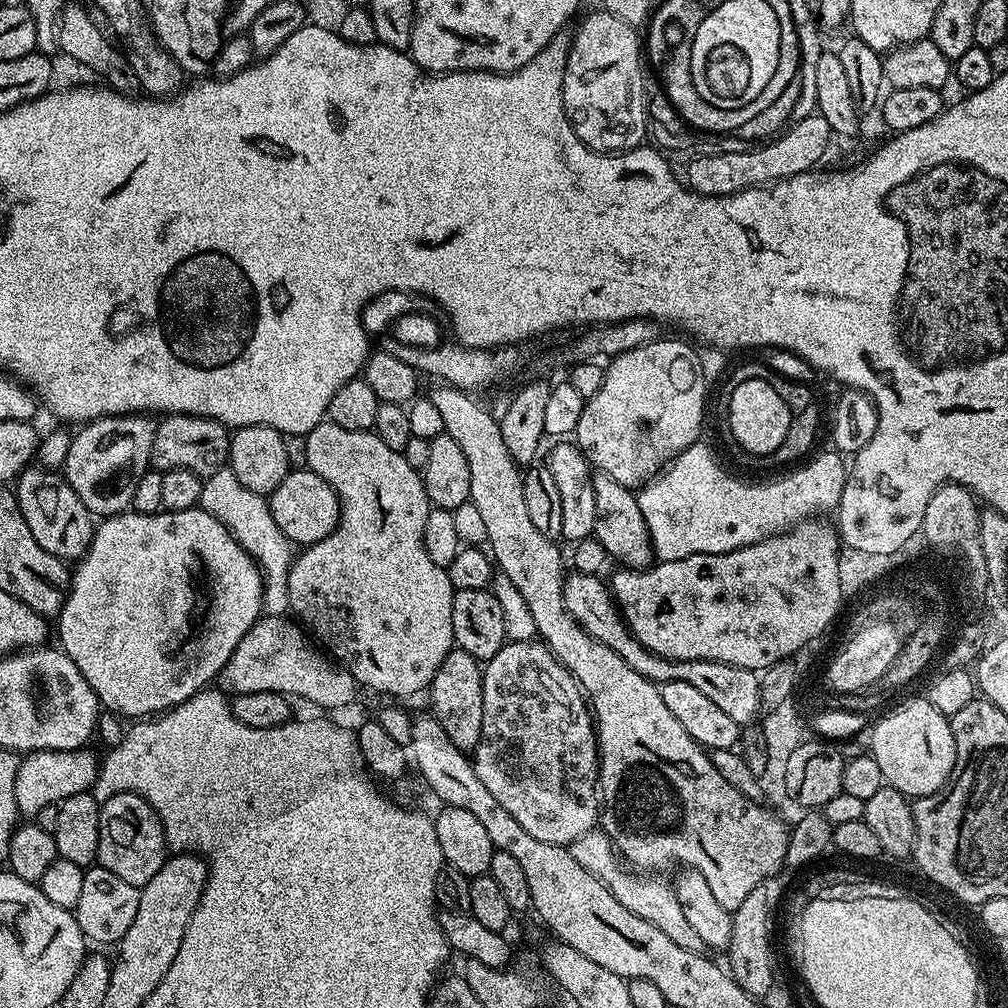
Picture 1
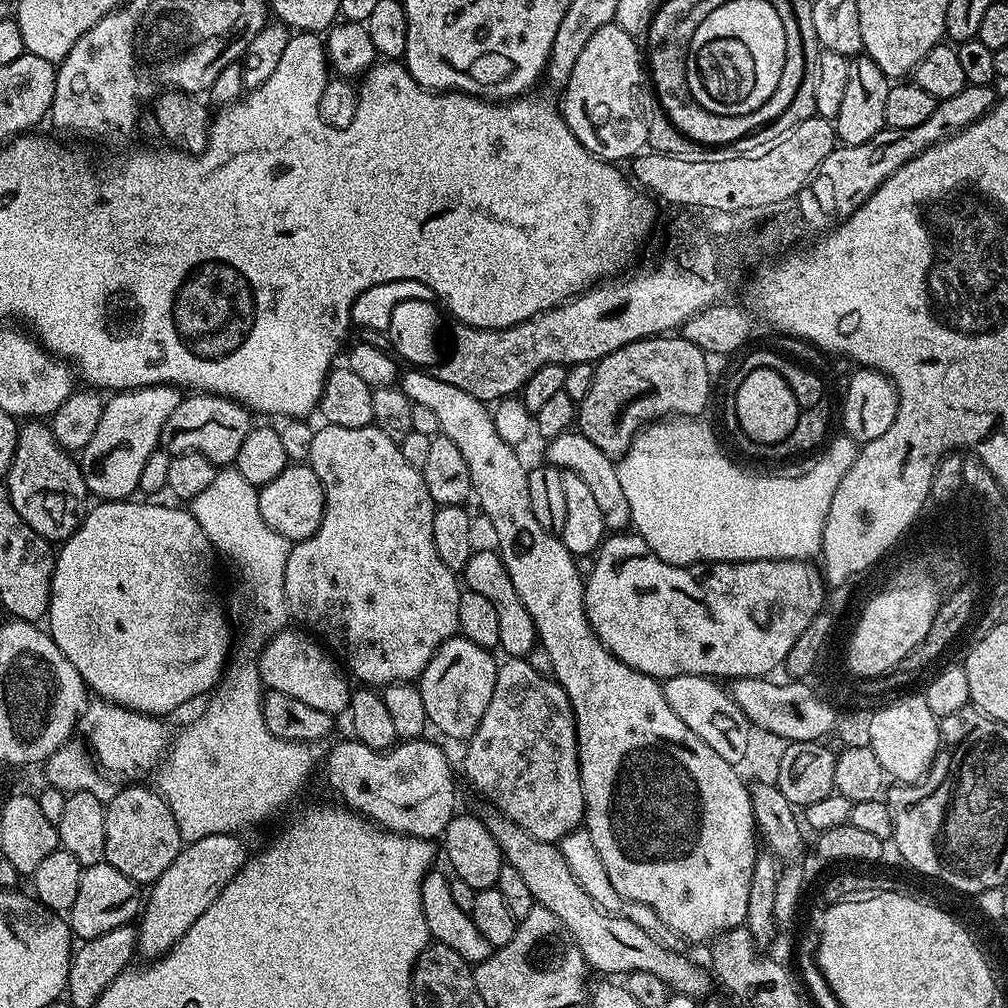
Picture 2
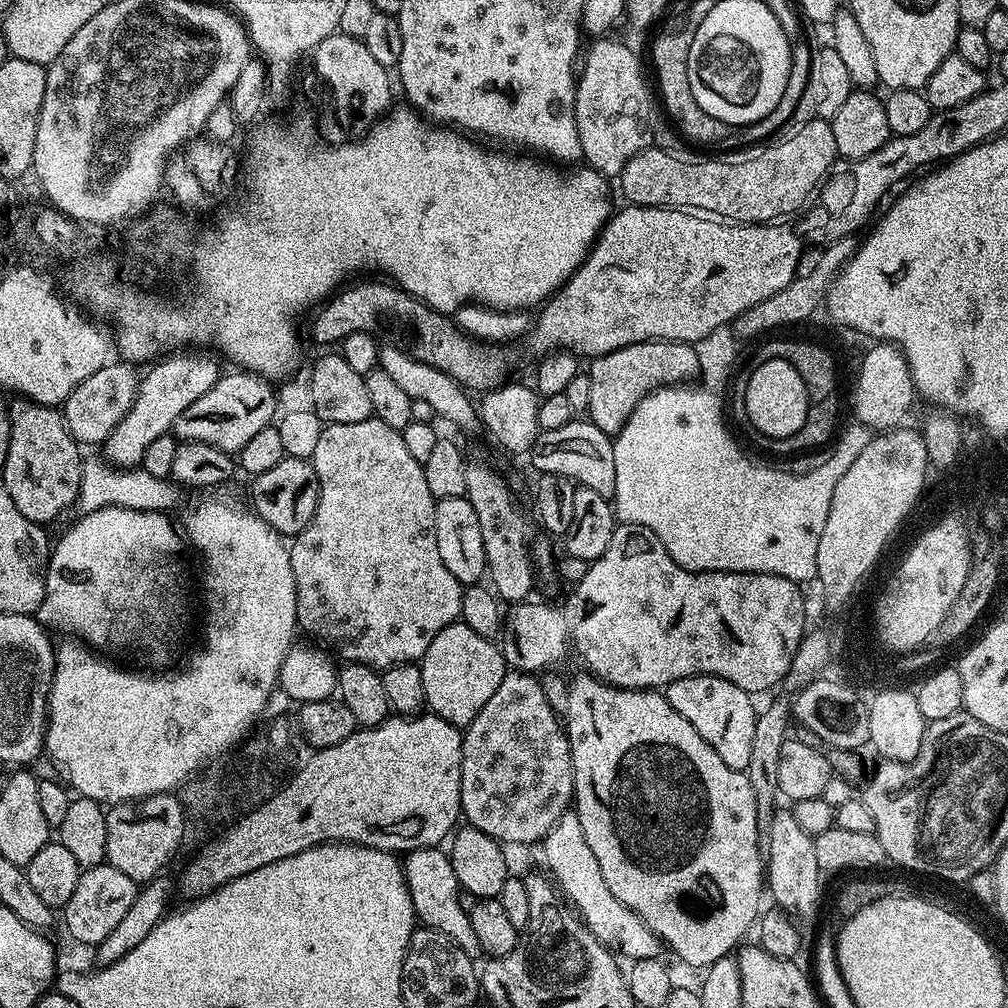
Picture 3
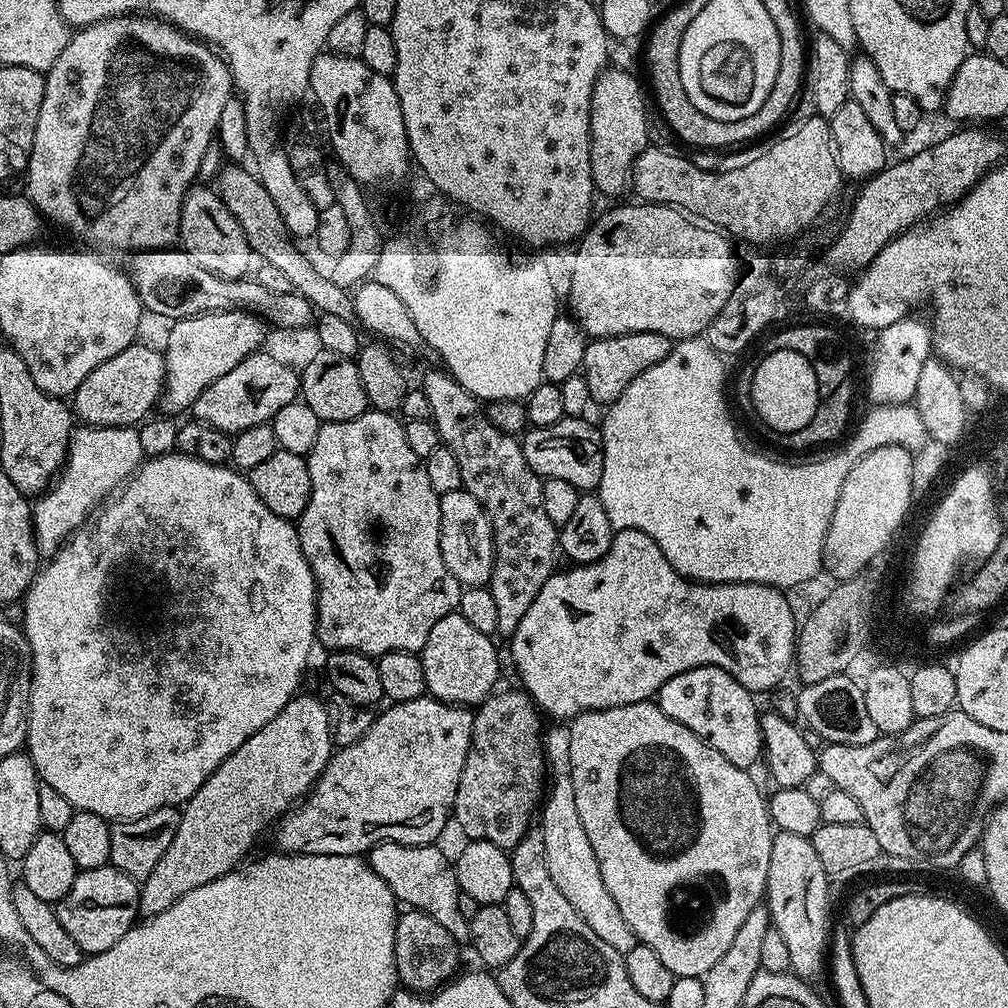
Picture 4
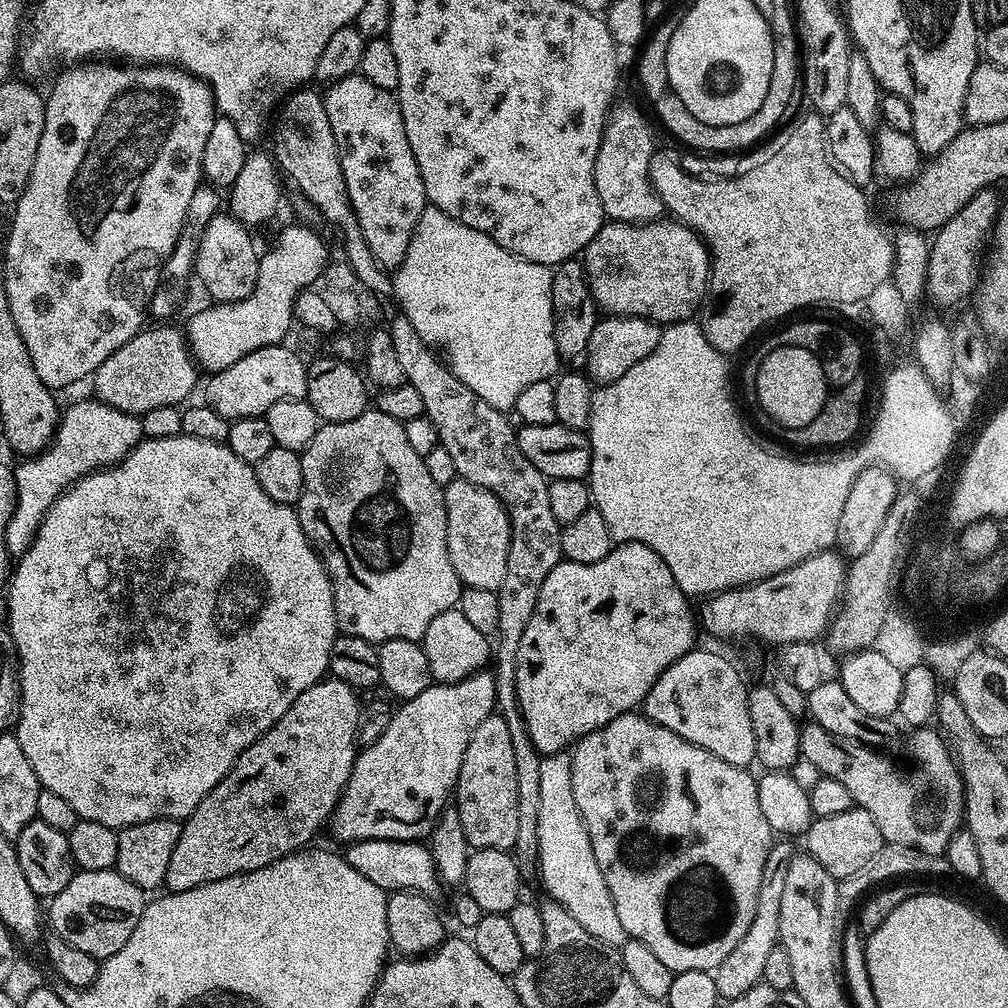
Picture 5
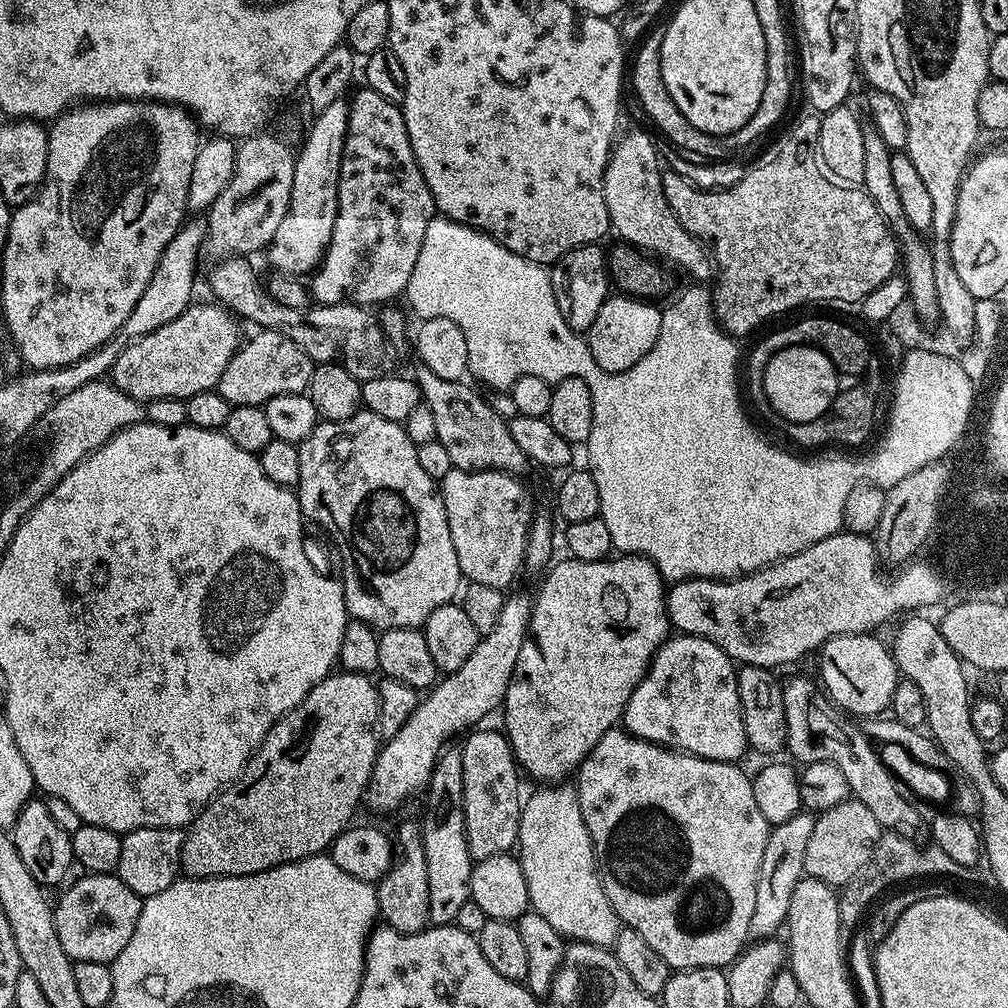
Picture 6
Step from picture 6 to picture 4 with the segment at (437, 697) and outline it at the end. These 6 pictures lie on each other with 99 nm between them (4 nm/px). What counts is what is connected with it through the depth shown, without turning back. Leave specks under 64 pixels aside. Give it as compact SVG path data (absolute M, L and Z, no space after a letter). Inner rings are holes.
M430 695L419 696L418 698L414 698L410 702L402 702L401 704L392 704L388 706L388 709L385 710L381 716L377 715L375 719L373 719L372 725L370 726L370 730L366 730L366 734L362 734L362 738L358 738L358 742L354 742L354 746L346 746L345 748L336 748L334 755L328 759L328 765L326 766L326 770L321 776L316 779L315 784L311 792L302 800L299 804L296 805L295 808L292 808L291 811L287 813L278 822L278 825L275 827L274 833L276 832L276 844L281 853L287 854L289 856L359 856L363 857L365 854L372 851L374 846L378 846L379 844L385 844L386 842L394 842L395 844L431 844L433 842L439 841L439 836L443 834L444 827L448 824L448 819L451 818L452 812L454 816L454 809L458 804L458 797L460 795L460 779L462 778L462 766L466 766L466 758L468 757L468 751L470 750L470 738L472 737L472 718L473 713L469 711L467 707L461 706L459 704L447 704L446 702L442 702L441 700L436 700L434 697Z

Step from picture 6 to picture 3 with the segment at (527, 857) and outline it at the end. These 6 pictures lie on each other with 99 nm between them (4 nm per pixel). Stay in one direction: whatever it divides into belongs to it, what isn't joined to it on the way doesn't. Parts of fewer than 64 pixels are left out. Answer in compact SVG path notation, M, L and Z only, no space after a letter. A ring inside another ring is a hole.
M575 810L564 812L558 818L558 822L544 837L543 848L551 879L596 940L615 950L621 957L624 955L628 962L642 958L661 959L662 945L659 936L654 934L654 930L650 930L650 926L646 926L646 922L642 922L642 918L638 918L638 914L634 914L634 910L630 910L630 906L622 906L622 902L618 902L618 898L610 894L610 886L606 886L606 878L602 878L598 858L594 858L590 846L586 846L586 834L582 834Z

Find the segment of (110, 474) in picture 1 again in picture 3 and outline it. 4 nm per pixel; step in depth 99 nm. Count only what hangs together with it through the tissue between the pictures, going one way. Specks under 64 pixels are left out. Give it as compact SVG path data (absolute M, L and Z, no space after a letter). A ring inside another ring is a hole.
M184 350L179 354L168 354L159 362L153 363L148 373L139 377L136 386L136 401L130 406L126 418L114 426L110 438L102 445L102 456L110 465L119 469L130 469L143 465L146 449L150 442L159 436L167 436L174 422L190 402L198 402L210 386L219 380L222 369L212 360L199 356L199 351Z

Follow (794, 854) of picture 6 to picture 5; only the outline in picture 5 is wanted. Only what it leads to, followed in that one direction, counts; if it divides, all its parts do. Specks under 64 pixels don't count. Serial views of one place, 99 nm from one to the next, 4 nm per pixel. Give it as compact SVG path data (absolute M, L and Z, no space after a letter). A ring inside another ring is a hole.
M773 843L771 850L768 851L766 866L762 870L762 883L758 885L758 906L754 906L754 918L750 922L750 927L746 929L746 934L742 934L738 946L734 946L734 950L730 950L730 954L726 954L726 958L722 958L720 965L714 969L716 989L721 1001L738 998L746 994L746 990L761 983L766 970L766 957L770 950L778 946L780 939L778 917L782 907L782 889L786 882L786 870L794 855L794 849L788 844L791 843Z

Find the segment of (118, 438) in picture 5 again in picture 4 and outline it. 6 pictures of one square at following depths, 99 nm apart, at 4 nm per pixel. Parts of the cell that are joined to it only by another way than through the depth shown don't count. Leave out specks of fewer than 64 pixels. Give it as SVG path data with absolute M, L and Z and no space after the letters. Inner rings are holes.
M85 424L77 427L69 440L68 457L60 475L33 503L33 531L36 534L37 548L40 549L41 555L46 558L55 556L64 541L81 527L112 493L131 479L132 474L140 467L143 460L144 451L141 448L141 438L135 427L94 427Z

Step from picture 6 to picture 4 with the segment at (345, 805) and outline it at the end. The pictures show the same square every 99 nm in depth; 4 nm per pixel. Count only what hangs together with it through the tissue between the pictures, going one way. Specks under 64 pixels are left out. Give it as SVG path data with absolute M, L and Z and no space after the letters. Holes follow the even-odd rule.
M293 696L291 702L282 706L282 710L262 730L250 734L210 778L206 778L197 792L183 805L178 834L174 834L174 842L166 854L154 866L150 878L140 884L139 915L147 918L162 914L162 910L170 910L178 898L186 898L190 890L198 890L198 886L206 886L206 882L214 882L220 876L232 872L245 863L248 851L260 840L264 831L271 829L292 808L295 808L311 792L313 785L326 770L328 759L334 755L332 742L332 718L329 705L323 704L316 696Z

